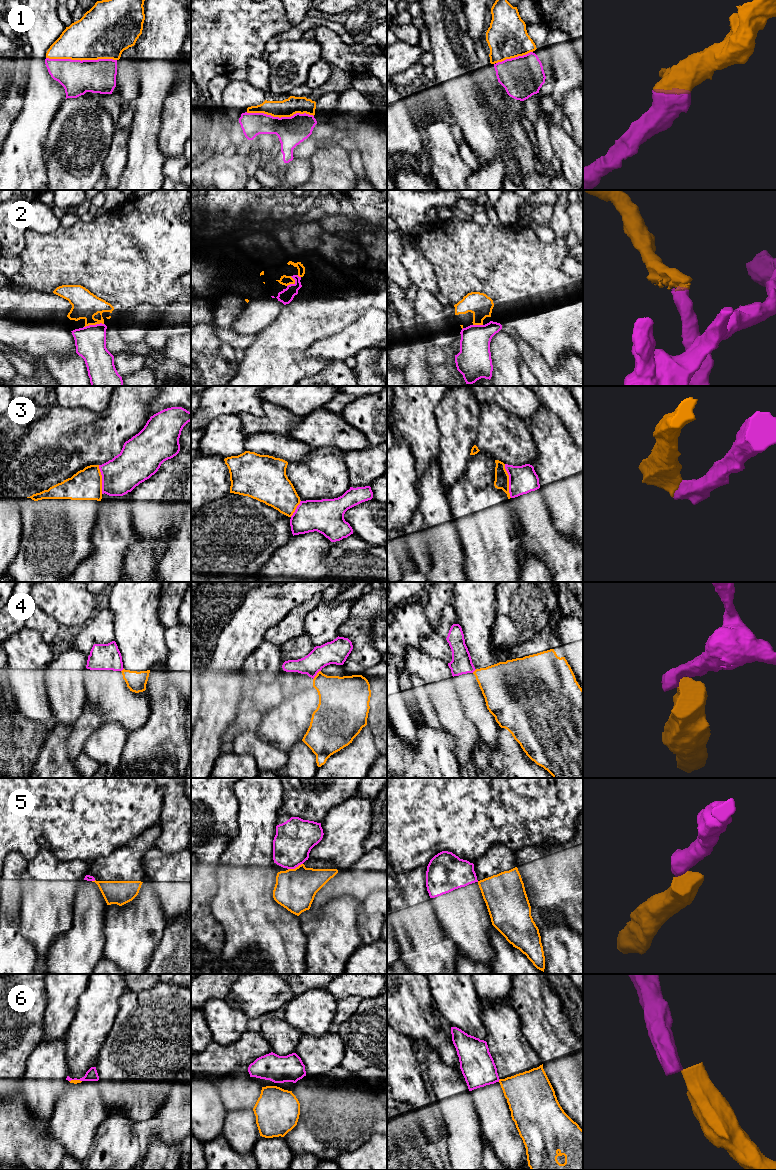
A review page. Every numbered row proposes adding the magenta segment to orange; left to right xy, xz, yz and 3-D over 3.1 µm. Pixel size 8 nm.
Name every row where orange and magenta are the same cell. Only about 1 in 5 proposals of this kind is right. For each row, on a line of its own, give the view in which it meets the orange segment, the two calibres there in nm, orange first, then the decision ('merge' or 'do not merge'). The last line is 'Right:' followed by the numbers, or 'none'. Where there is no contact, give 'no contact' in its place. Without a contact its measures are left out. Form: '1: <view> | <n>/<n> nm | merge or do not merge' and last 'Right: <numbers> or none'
1: xy | 380/280 nm | merge
2: xy | 220/260 nm | merge
3: yz | 110/220 nm | do not merge
4: xz | 320/190 nm | do not merge
5: xz | 320/320 nm | do not merge
6: xy | 30/100 nm | do not merge
Right: 1, 2

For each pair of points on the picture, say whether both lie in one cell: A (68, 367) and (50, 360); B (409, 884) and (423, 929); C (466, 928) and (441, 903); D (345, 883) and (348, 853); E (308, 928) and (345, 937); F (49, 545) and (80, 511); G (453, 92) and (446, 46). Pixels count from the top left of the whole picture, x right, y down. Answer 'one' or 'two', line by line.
A: one
B: one
C: one
D: two
E: one
F: one
G: one

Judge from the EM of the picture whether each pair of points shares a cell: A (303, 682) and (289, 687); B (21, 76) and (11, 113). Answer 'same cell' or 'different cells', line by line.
A: same cell
B: same cell

